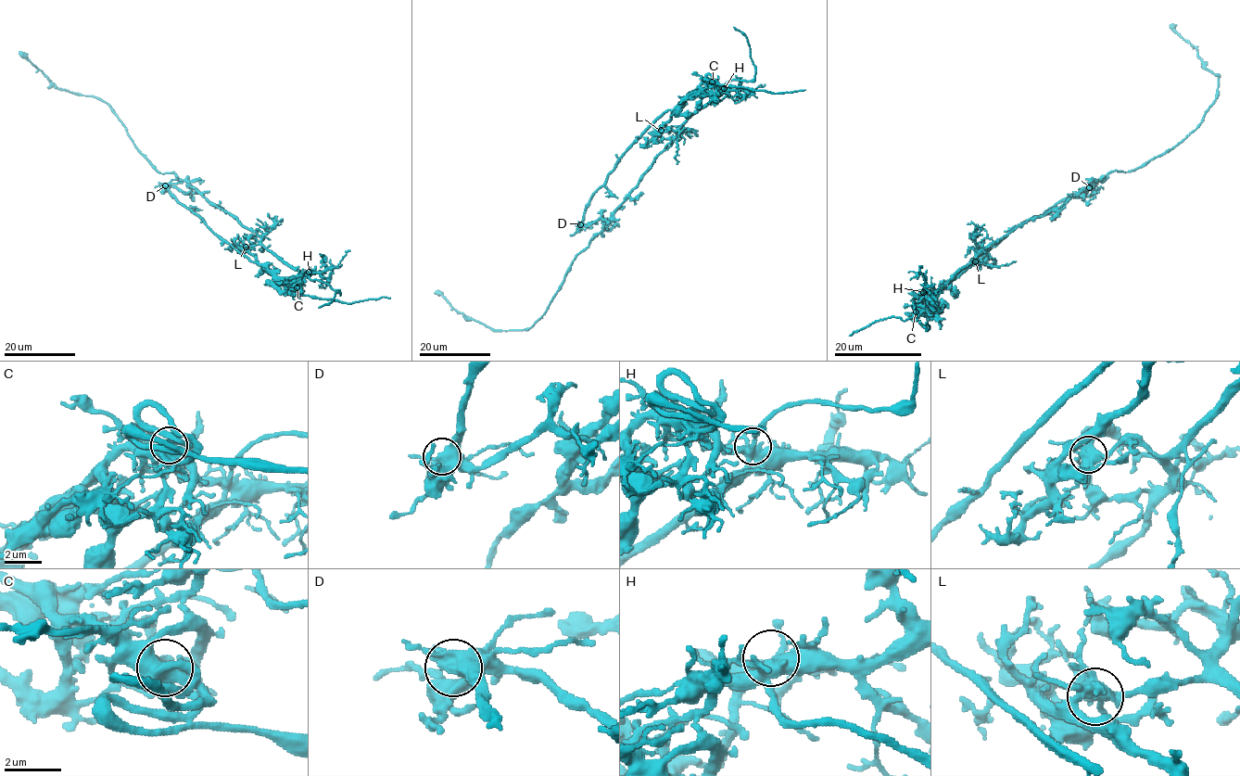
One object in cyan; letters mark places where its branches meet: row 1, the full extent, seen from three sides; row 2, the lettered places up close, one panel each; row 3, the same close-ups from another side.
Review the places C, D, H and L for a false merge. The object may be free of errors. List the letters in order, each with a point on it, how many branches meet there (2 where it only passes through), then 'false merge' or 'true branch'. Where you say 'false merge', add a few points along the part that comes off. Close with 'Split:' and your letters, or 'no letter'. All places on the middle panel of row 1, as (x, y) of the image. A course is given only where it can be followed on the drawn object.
C: at (712, 82); 4 branches meet; true branch
D: at (580, 224); 5 branches meet; true branch
H: at (724, 88); 5 branches meet; true branch
L: at (661, 130); 6 branches meet; false merge; foreign part runs (660, 130), (671, 128), (674, 142), (576, 256), (530, 327), (493, 329), (458, 312), (434, 293)
Split: L

